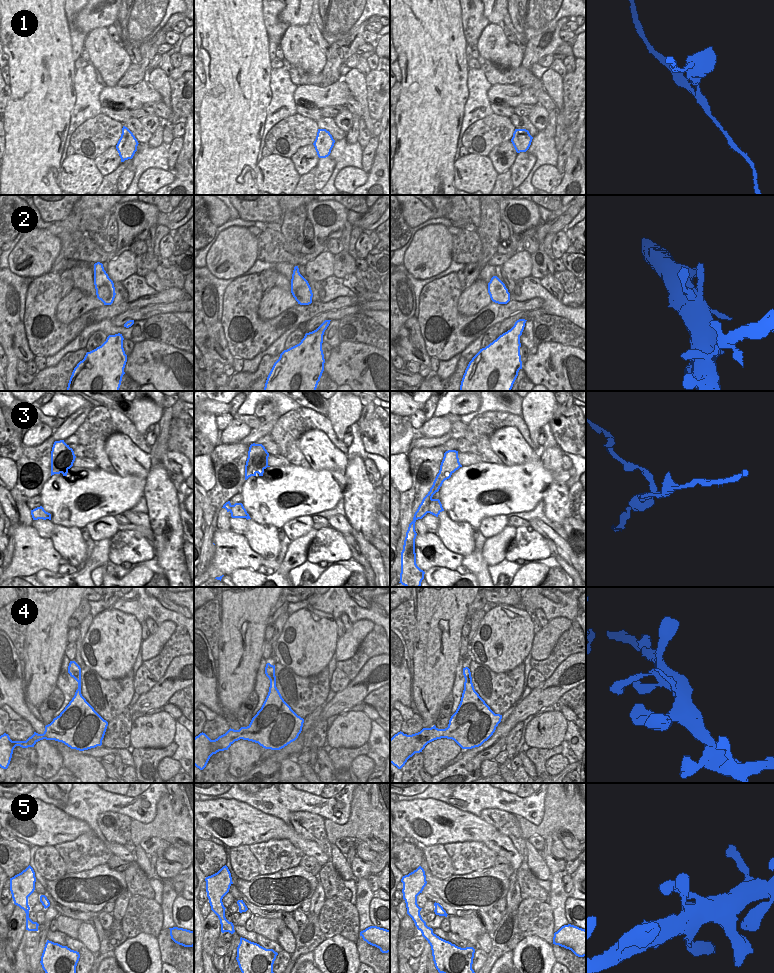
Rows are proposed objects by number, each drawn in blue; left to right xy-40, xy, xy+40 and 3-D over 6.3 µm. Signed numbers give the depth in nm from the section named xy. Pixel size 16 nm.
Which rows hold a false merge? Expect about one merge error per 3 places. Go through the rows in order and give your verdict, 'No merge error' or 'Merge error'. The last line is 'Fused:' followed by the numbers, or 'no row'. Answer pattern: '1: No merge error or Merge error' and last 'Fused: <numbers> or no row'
1: Merge error
2: No merge error
3: Merge error
4: No merge error
5: No merge error
Fused: 1, 3.

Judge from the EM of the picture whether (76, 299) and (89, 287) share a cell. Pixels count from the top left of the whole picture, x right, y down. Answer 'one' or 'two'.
two

